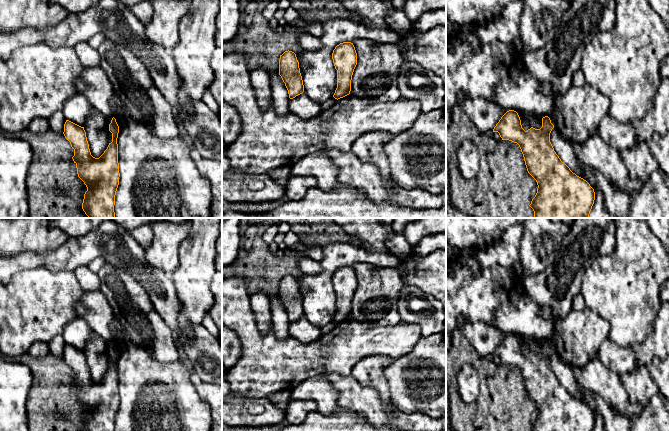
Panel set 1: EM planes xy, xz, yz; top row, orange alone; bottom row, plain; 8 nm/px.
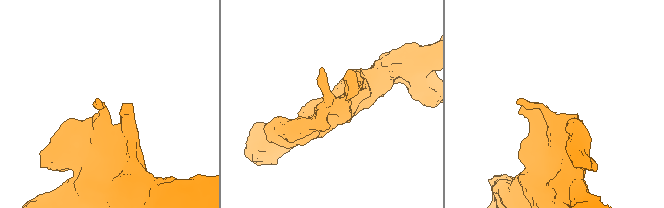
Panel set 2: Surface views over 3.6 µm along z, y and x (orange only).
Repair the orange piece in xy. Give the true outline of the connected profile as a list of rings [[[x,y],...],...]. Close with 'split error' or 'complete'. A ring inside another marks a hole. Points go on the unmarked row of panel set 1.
[[[113,341],[109,348],[112,366],[99,381],[91,379],[84,351],[69,344],[64,348],[64,360],[74,373],[72,381],[78,401],[84,406],[87,415],[82,431],[114,431],[119,409],[119,387],[117,362],[119,350]]]; complete

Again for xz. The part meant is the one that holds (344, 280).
[[[343,266],[335,271],[332,283],[337,294],[337,312],[333,321],[343,322],[350,318],[351,304],[357,289],[357,277],[353,267]]]; complete

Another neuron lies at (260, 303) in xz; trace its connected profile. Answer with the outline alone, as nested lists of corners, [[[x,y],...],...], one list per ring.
[[[257,292],[250,296],[250,301],[258,330],[261,334],[268,333],[272,327],[270,298],[264,292]]]

